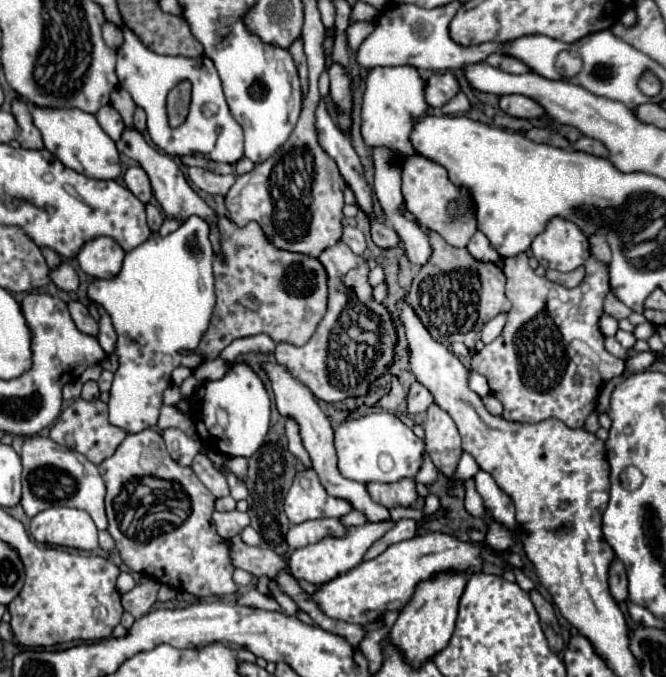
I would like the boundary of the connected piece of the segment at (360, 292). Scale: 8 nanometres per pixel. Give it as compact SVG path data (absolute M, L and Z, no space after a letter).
M342 240L326 248L320 262L328 270L328 314L320 322L316 334L308 344L296 348L292 344L276 346L276 362L300 380L310 392L324 402L338 402L348 396L366 394L370 382L388 370L394 358L396 332L388 310L372 300L368 284L368 264L362 256L354 254Z

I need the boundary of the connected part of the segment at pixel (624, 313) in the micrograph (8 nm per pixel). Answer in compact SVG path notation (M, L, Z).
M612 294L606 296L604 300L604 314L616 318L616 320L622 320L622 318L628 318L632 314L632 310L628 310L628 306L624 306L620 300L612 298Z

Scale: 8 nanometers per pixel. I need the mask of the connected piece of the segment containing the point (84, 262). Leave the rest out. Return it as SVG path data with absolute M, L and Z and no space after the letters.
M94 238L78 254L80 268L94 278L108 280L114 278L124 260L124 250L112 238Z

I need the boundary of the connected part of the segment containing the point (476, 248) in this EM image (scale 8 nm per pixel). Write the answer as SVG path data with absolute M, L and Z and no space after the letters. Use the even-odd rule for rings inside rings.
M480 230L472 236L472 240L468 244L468 250L480 262L500 262L500 254L494 250L494 246L486 238L486 234L480 232Z

